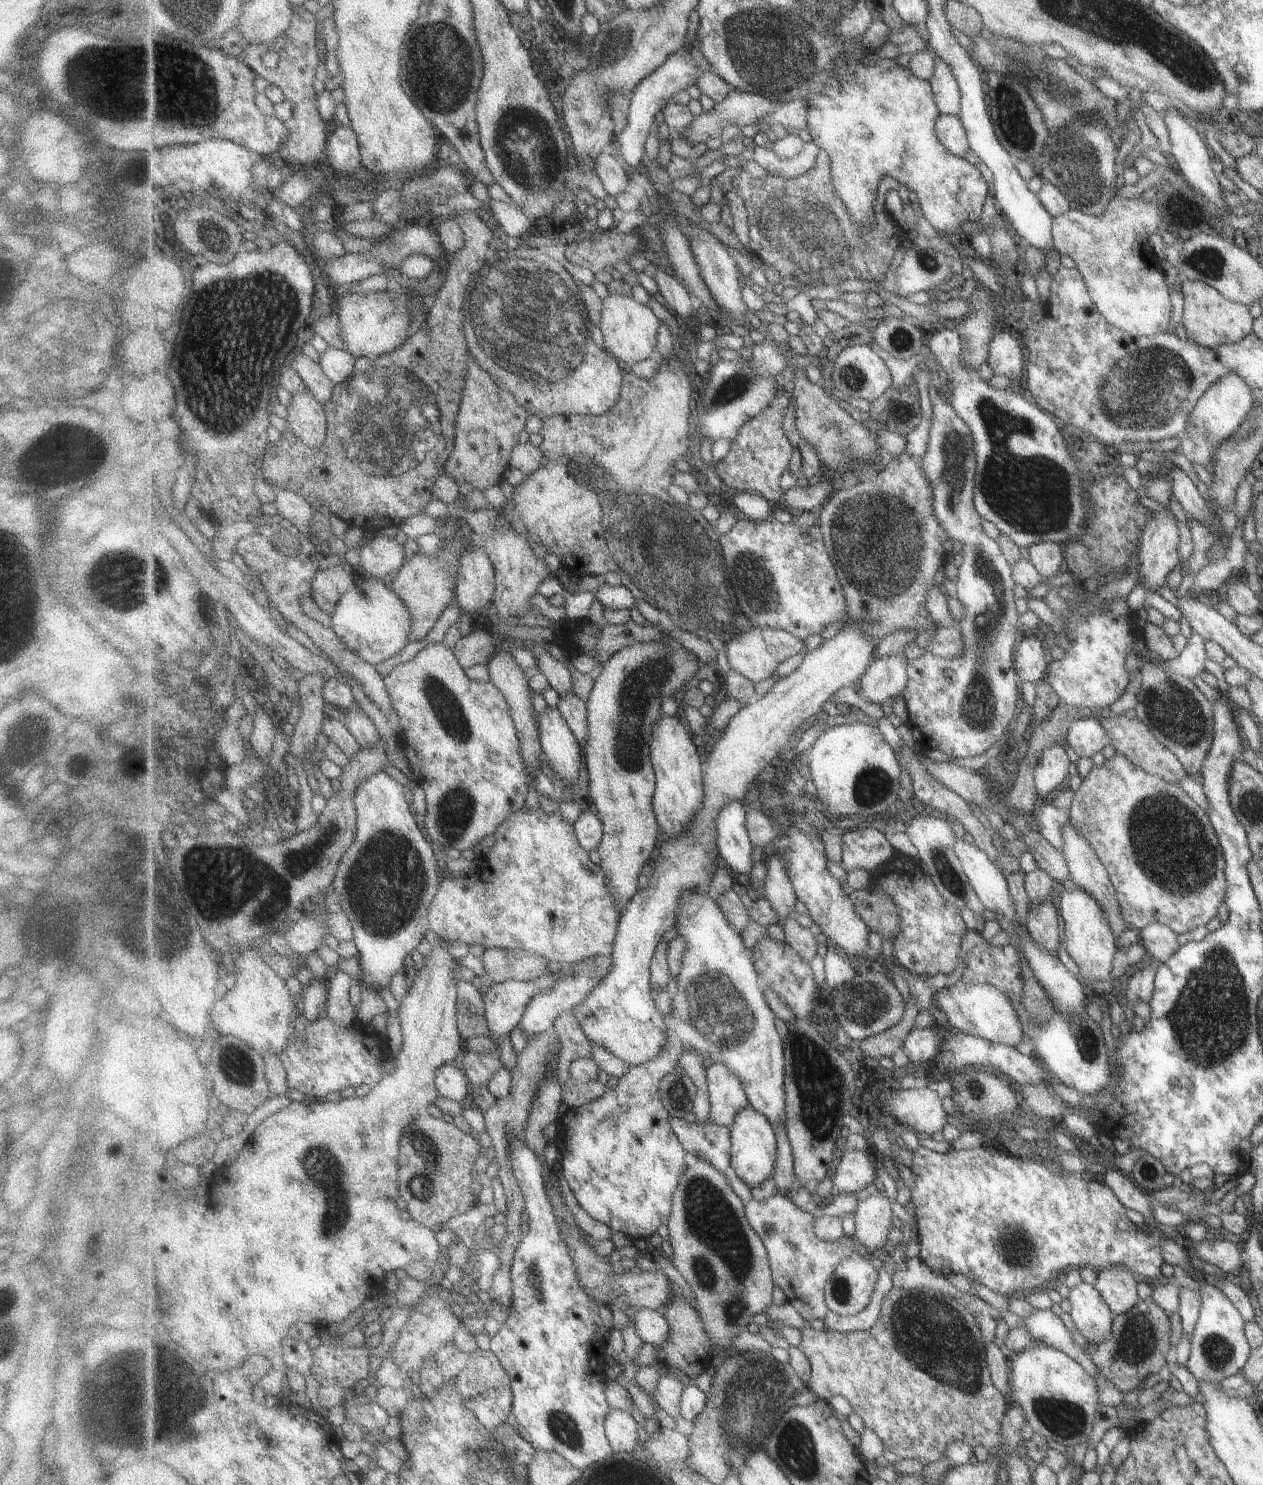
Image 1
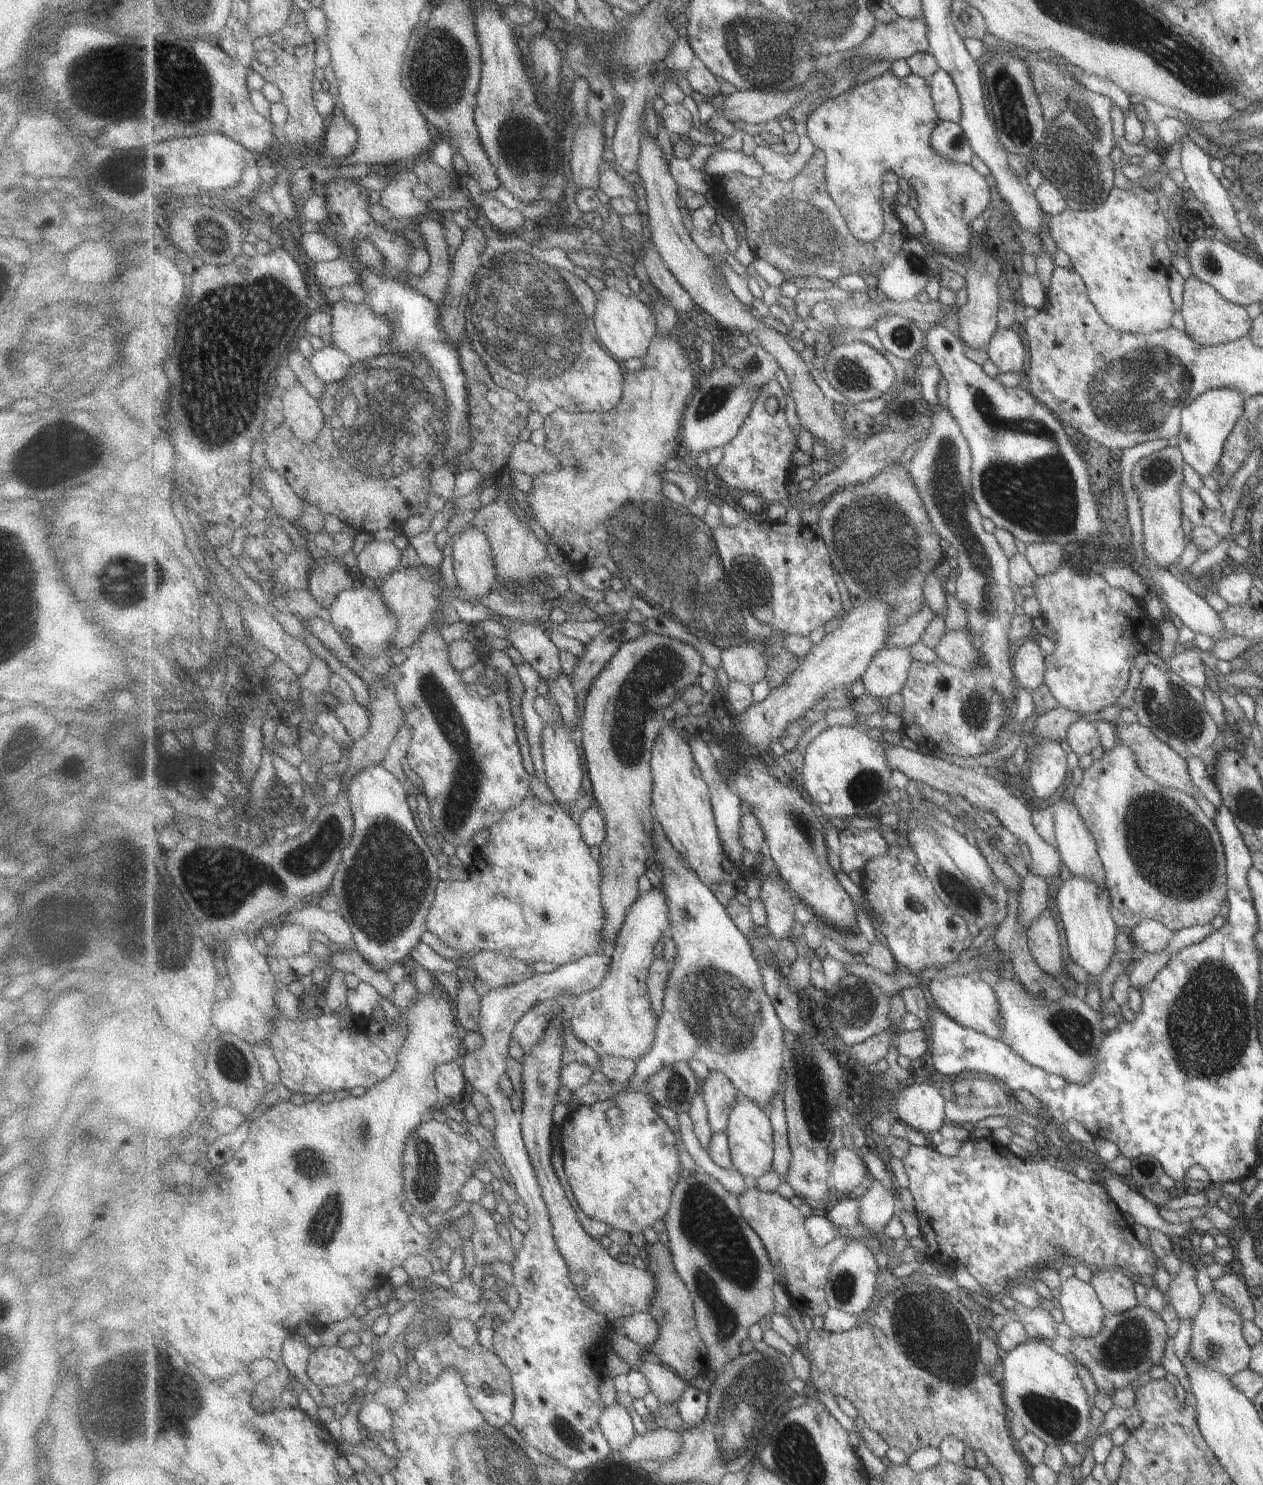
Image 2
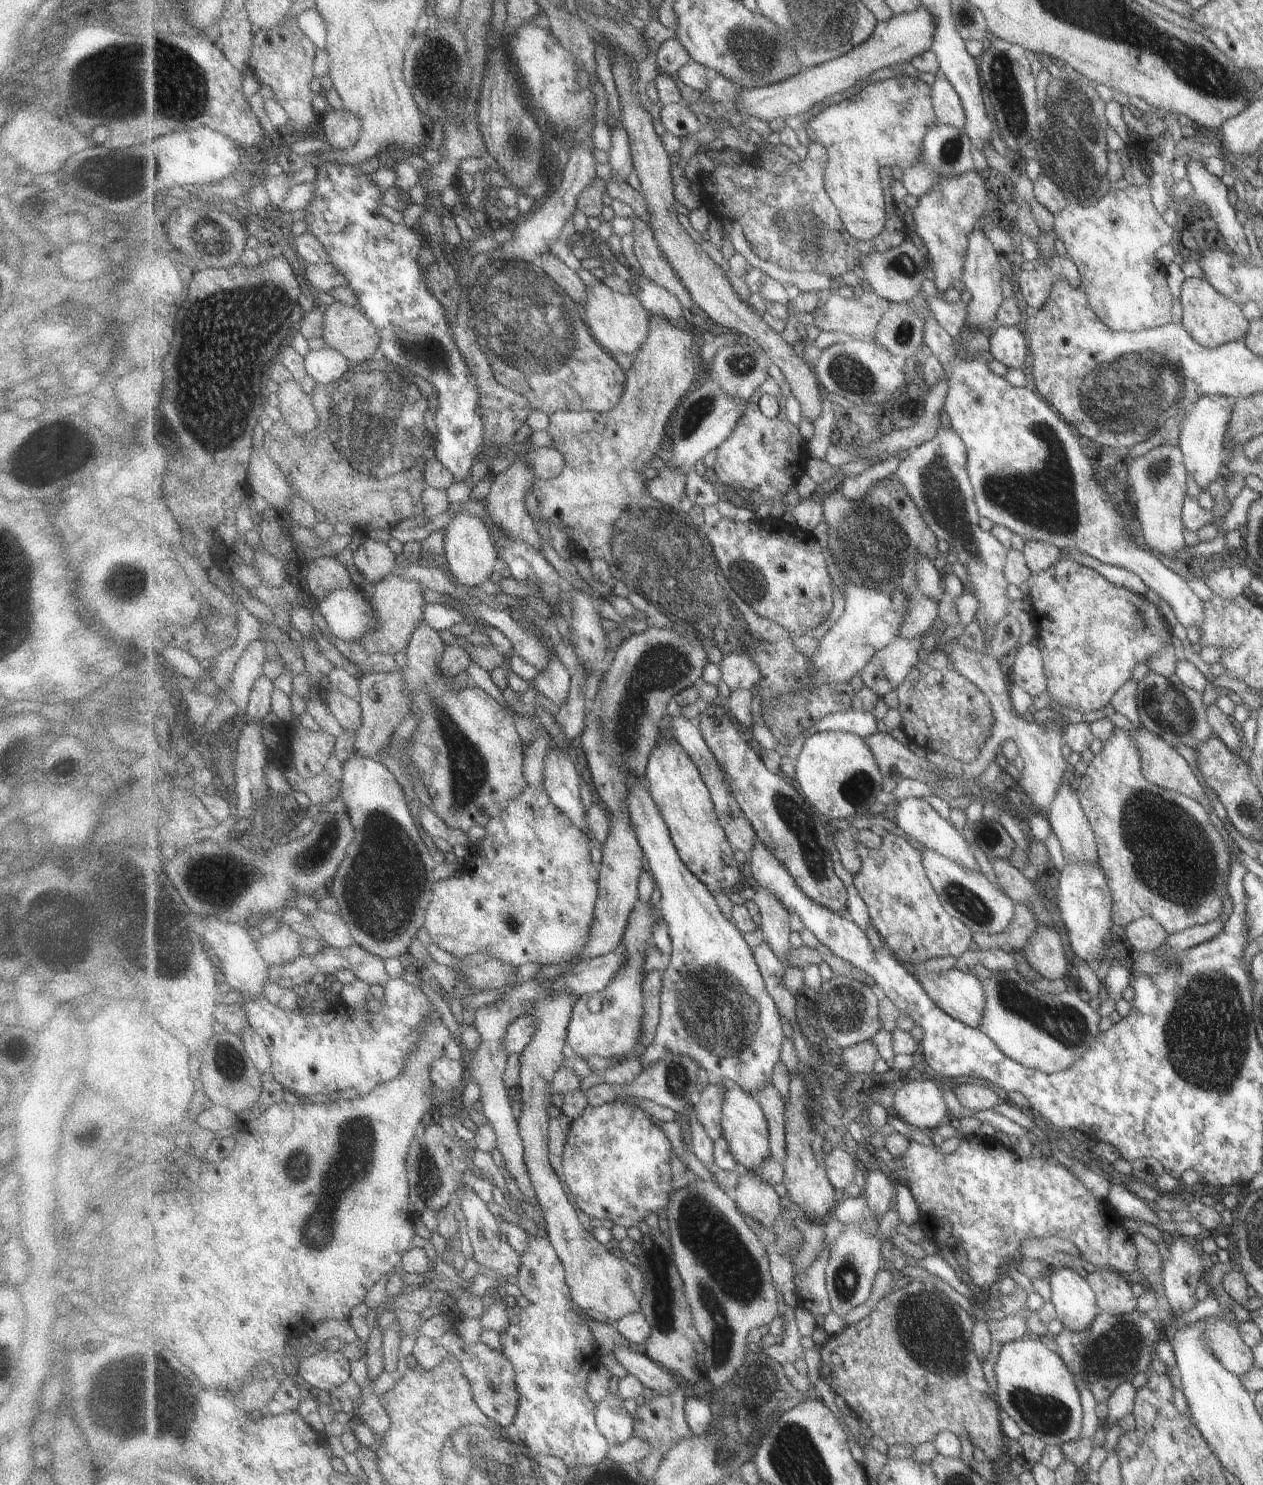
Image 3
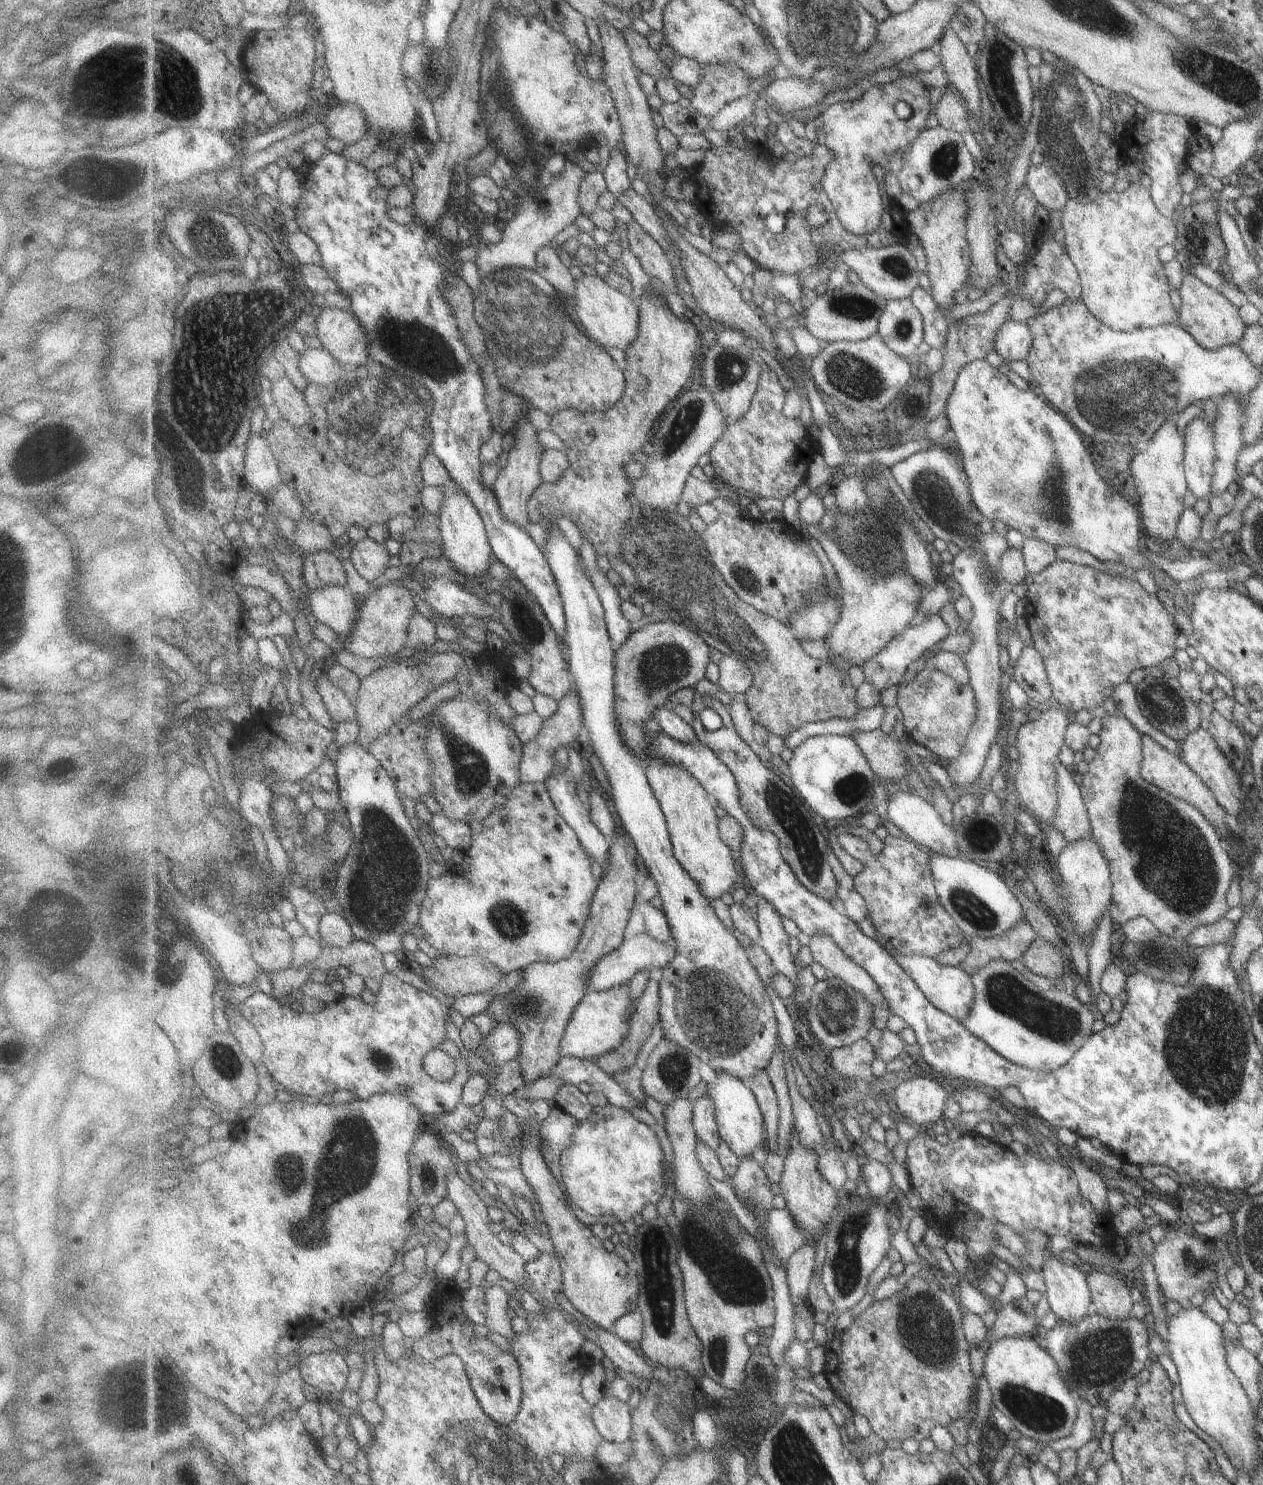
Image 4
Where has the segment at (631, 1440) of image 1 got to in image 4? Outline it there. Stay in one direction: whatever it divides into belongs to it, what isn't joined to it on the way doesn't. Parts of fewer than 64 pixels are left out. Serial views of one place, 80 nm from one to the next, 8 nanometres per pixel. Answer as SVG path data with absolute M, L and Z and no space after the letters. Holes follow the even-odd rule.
M606 1396L594 1404L592 1417L607 1441L622 1443L631 1440L633 1409L625 1401Z

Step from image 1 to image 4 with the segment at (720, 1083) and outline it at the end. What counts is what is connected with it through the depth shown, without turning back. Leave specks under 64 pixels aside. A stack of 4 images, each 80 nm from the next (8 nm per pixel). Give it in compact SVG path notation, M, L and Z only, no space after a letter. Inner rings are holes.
M706 1093L694 1101L694 1127L698 1138L715 1152L722 1144L715 1101Z

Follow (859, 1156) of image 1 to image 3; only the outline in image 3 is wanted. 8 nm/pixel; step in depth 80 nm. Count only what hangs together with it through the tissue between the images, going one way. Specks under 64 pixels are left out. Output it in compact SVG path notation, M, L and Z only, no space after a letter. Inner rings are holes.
M836 1147L825 1158L831 1184L837 1190L840 1188L845 1191L845 1188L855 1180L855 1174L858 1173L858 1160L855 1155L845 1147Z

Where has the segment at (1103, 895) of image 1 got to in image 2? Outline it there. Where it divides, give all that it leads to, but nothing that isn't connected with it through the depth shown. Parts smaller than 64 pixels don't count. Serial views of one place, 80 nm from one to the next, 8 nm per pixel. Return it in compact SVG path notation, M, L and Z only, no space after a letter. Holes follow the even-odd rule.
M1057 795L1048 803L1052 812L1055 847L1059 853L1060 861L1071 875L1082 879L1089 879L1092 883L1097 883L1099 887L1104 886L1105 868L1098 857L1097 846L1091 836L1085 822L1077 812L1072 800L1065 801Z

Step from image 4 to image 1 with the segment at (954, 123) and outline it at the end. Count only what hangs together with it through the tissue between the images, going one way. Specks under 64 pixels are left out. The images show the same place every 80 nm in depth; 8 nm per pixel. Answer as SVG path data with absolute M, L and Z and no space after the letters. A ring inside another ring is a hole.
M935 56L936 63L933 76L930 78L934 97L941 114L958 114L961 104L961 91L951 67L941 58Z

